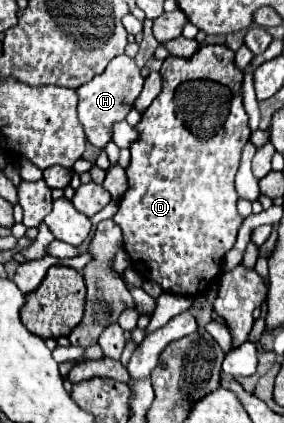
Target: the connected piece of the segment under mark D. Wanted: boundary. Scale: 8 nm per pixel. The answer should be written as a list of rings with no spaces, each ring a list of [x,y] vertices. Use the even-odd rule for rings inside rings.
[[[200,46],[200,50],[192,56],[192,58],[178,58],[178,56],[168,56],[162,64],[162,92],[160,96],[152,102],[152,106],[142,114],[142,122],[136,126],[140,132],[140,138],[130,146],[132,152],[132,164],[126,170],[128,176],[128,190],[120,200],[120,208],[114,216],[114,222],[122,228],[124,232],[124,248],[132,260],[132,268],[136,272],[140,272],[142,278],[158,282],[162,286],[164,292],[170,294],[182,294],[182,296],[198,296],[202,294],[202,290],[208,290],[208,286],[212,284],[212,278],[216,278],[222,270],[222,258],[224,254],[234,246],[236,242],[236,234],[238,228],[242,224],[242,216],[236,210],[236,188],[234,188],[234,176],[240,164],[240,156],[242,156],[242,148],[246,146],[248,138],[250,138],[250,126],[248,126],[248,114],[242,106],[242,70],[234,68],[234,52],[226,46]]]

